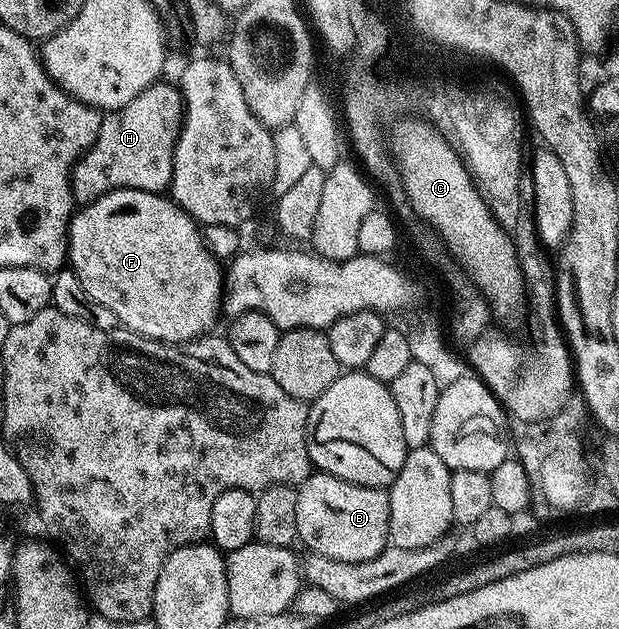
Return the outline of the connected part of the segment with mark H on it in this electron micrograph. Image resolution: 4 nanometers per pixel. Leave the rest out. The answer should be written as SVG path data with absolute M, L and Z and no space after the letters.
M176 84L149 85L127 107L102 116L95 143L73 167L73 199L88 203L113 189L164 194L173 178L173 152L181 133L183 102Z

